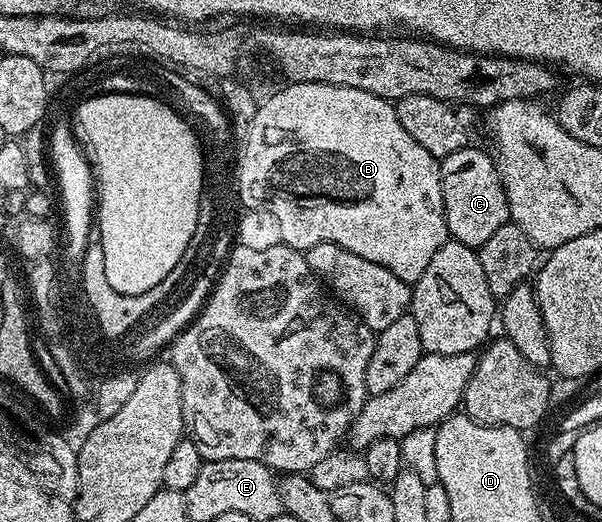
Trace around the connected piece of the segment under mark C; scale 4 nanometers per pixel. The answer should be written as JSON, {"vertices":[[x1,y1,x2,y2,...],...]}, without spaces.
{"vertices":[[466,147,447,155,440,162,443,187,443,211,447,219,449,236,472,249,480,249,499,227,511,221,509,204,497,162,481,149]]}

